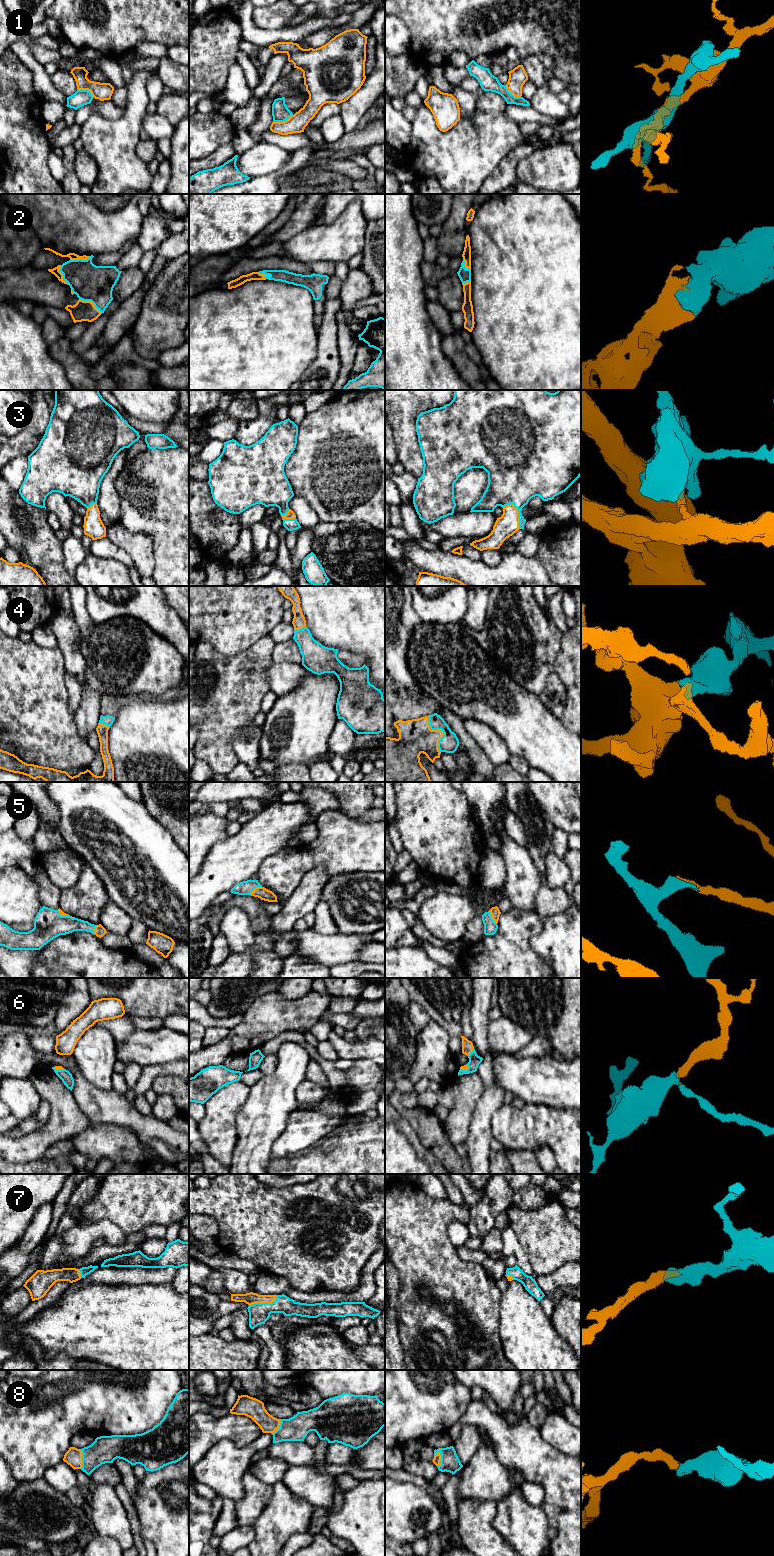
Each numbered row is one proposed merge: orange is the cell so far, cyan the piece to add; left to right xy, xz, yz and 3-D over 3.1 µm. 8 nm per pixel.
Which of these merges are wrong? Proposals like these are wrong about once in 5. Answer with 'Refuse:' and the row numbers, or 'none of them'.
Refuse: 1

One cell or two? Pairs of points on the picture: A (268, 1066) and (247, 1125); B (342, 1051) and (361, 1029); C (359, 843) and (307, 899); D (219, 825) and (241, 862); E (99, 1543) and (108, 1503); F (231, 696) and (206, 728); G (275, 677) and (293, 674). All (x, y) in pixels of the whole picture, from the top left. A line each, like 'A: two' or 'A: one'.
A: two
B: two
C: two
D: two
E: two
F: one
G: one

